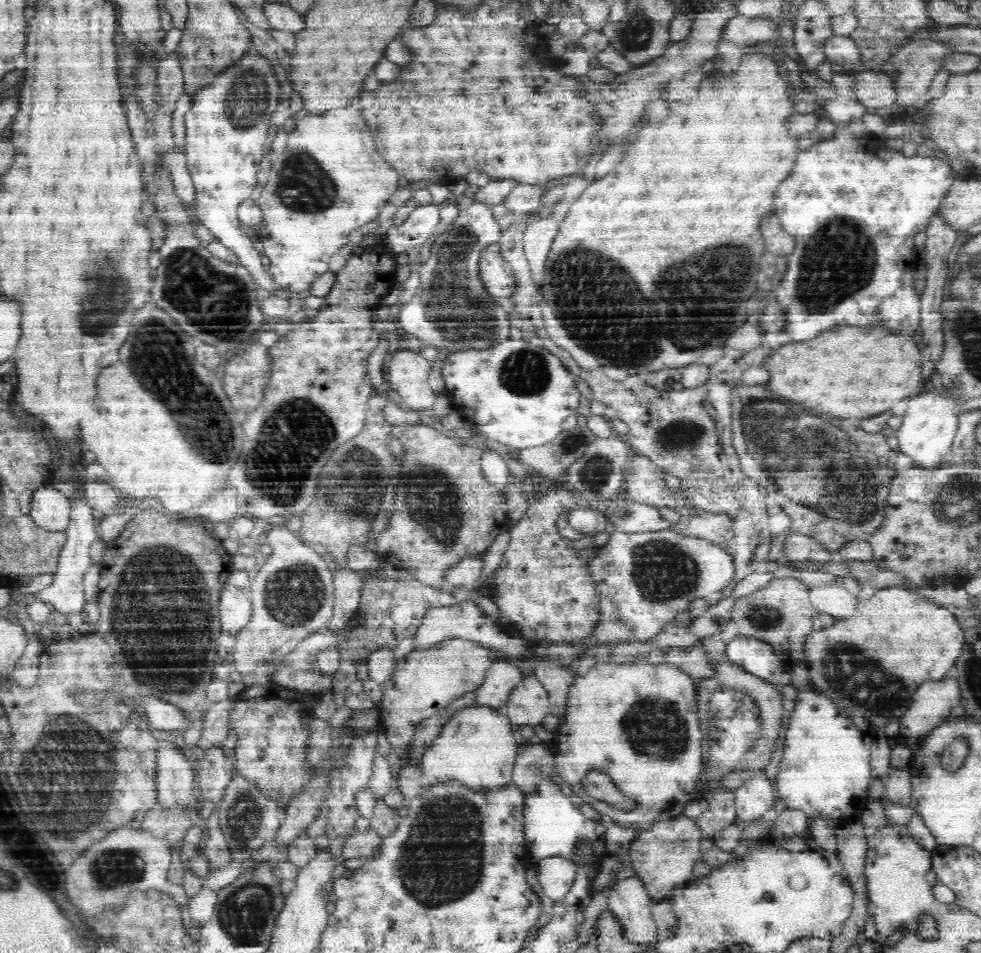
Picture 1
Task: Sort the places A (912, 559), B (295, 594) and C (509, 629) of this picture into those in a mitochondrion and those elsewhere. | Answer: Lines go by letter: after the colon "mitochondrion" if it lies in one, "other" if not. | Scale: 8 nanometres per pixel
A: other
B: mitochondrion
C: other

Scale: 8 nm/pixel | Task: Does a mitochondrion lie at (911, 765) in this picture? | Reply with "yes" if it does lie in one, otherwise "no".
no

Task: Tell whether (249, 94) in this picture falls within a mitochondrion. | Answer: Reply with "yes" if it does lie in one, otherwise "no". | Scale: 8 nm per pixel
yes

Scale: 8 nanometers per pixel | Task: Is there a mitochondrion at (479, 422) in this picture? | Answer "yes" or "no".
no

